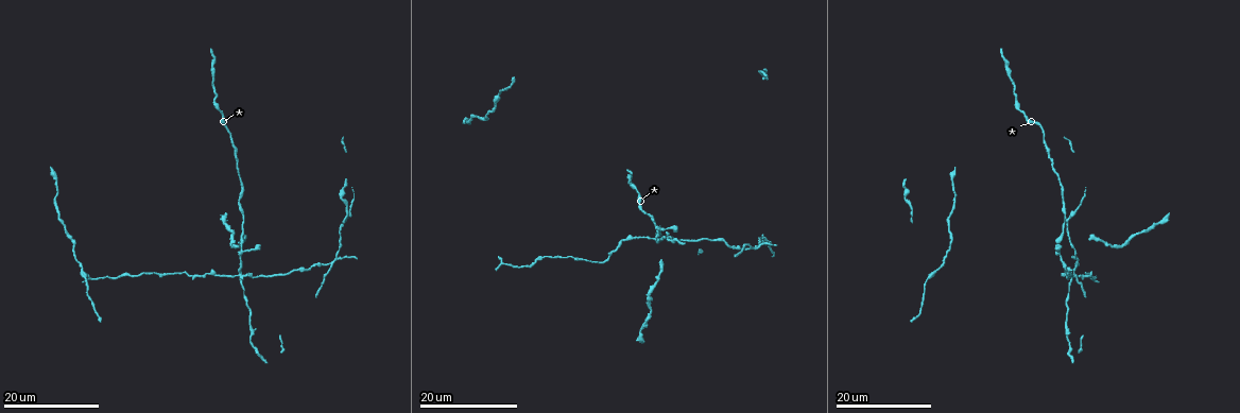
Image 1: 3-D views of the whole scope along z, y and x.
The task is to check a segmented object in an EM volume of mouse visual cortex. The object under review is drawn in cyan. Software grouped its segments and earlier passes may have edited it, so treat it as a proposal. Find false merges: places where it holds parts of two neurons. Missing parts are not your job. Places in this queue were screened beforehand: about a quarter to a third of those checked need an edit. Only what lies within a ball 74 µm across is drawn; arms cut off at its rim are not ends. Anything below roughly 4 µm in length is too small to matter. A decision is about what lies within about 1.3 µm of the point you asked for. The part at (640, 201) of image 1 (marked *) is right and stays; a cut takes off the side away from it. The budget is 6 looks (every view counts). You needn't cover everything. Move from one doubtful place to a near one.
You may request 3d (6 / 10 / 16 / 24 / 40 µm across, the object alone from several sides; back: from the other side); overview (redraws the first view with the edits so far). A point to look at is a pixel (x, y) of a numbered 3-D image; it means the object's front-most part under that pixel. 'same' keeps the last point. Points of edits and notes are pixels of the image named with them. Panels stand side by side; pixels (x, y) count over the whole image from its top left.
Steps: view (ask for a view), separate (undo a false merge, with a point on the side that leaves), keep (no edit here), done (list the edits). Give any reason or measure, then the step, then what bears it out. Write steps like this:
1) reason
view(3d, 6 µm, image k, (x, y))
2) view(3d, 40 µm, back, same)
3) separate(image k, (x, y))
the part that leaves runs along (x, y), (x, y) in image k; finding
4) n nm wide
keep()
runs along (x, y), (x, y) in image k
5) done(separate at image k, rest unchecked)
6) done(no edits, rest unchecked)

view(3d, 16 µm, image 1, (237, 275))

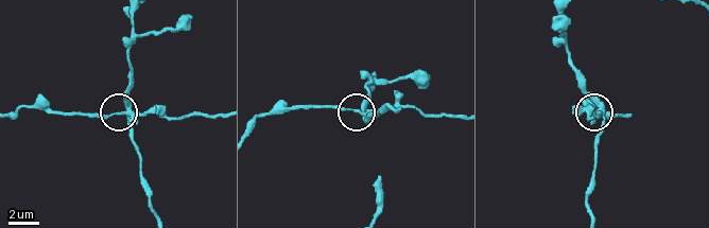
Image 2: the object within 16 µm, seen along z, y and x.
zoom in
view(3d, 10 µm, image 2, (127, 113))

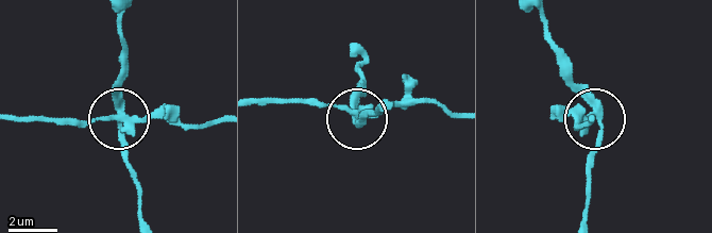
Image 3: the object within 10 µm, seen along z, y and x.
from behind
view(3d, 10 µm, back, image 3, (115, 118))

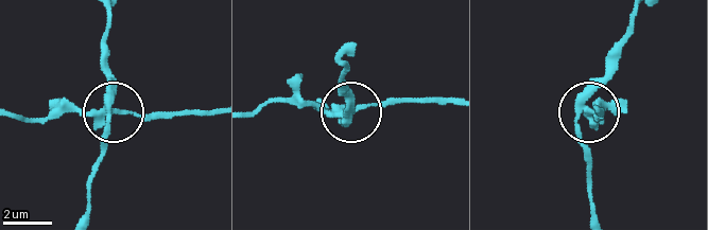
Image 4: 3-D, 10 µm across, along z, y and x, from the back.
4 arms
separate(image 4, (70, 109))
two neurons meet here

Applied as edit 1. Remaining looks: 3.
four-way junction
view(3d, 24 µm, image 1, (243, 249))

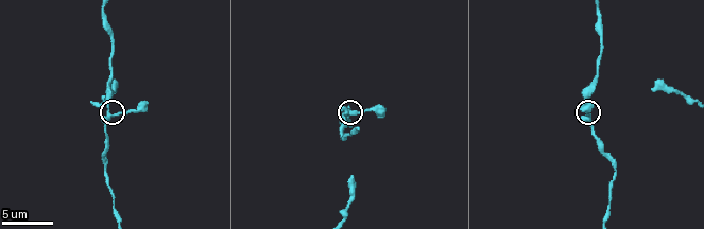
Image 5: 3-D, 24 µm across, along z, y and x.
view(3d, 6 µm, image 5, (351, 111))

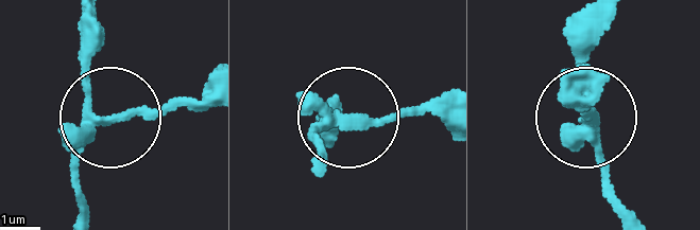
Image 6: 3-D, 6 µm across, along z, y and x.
keep()
all the same neuron

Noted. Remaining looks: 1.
done(separate at image 4, rest unchecked)

